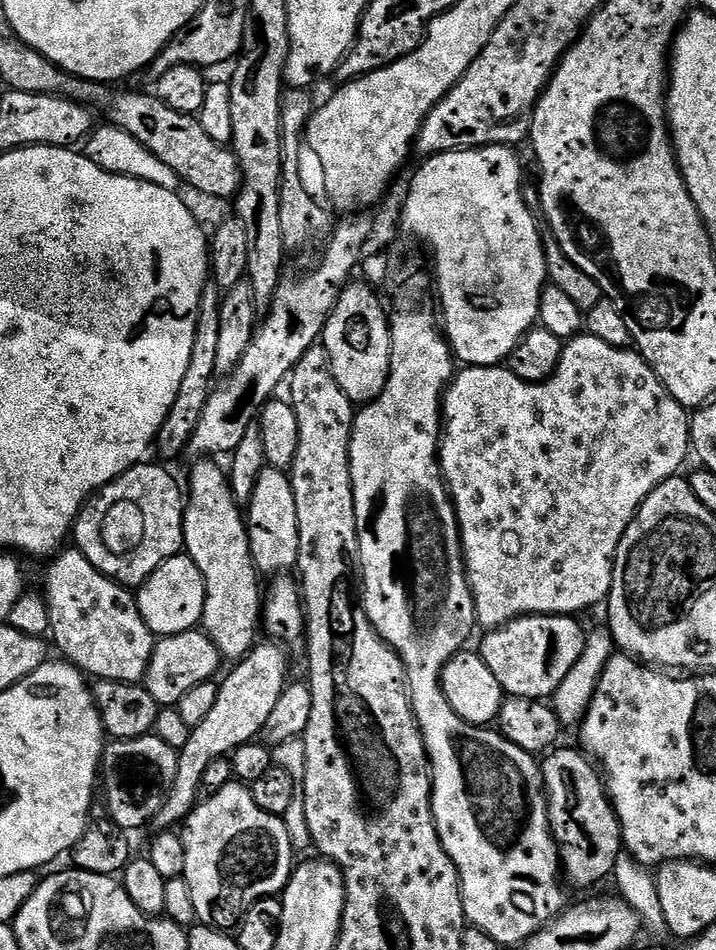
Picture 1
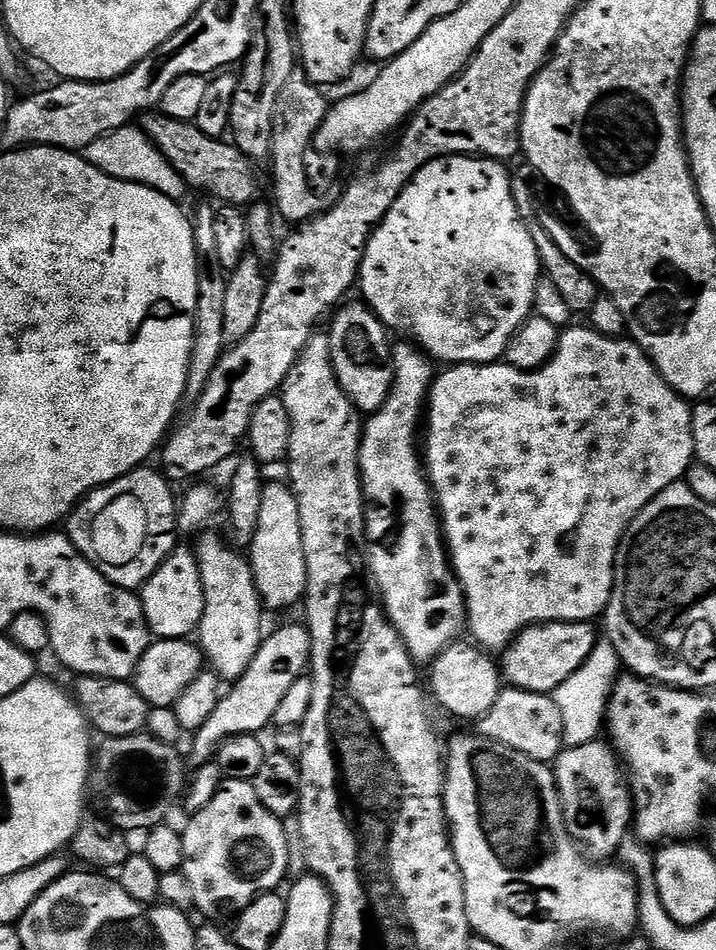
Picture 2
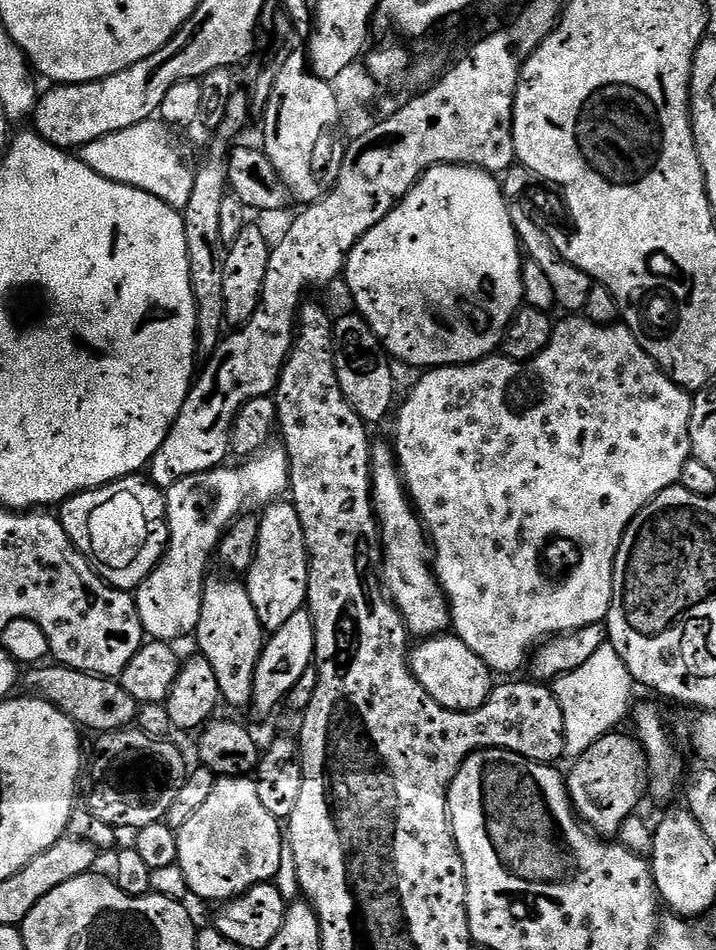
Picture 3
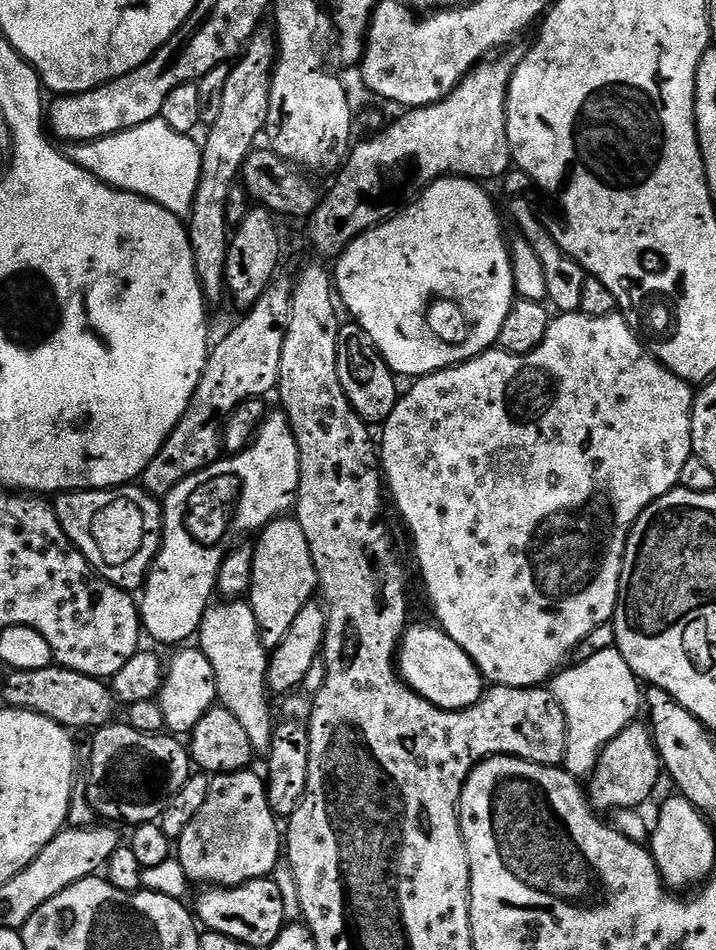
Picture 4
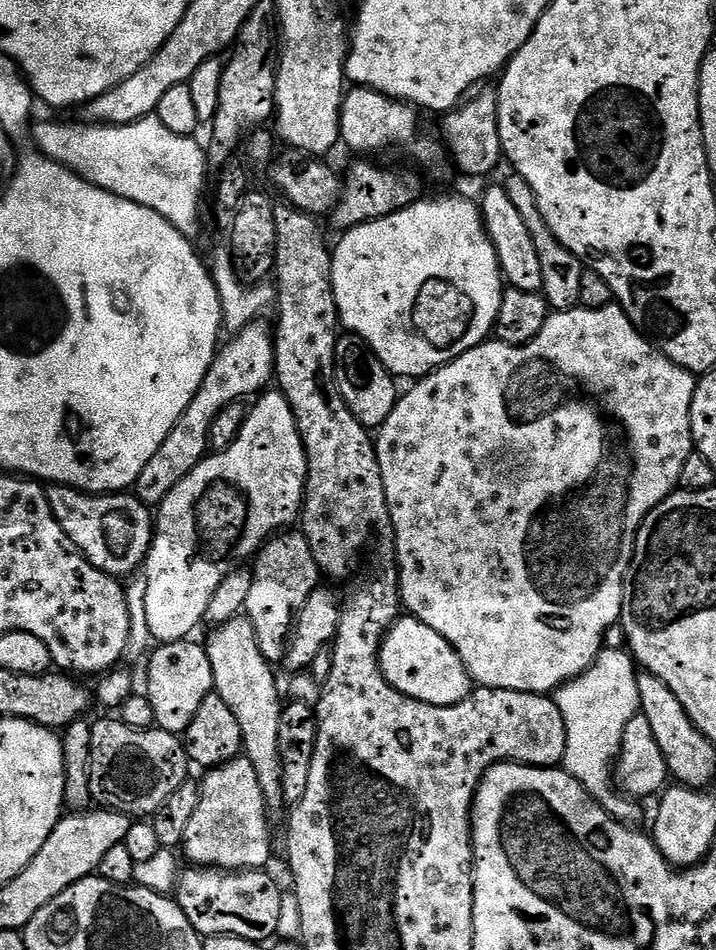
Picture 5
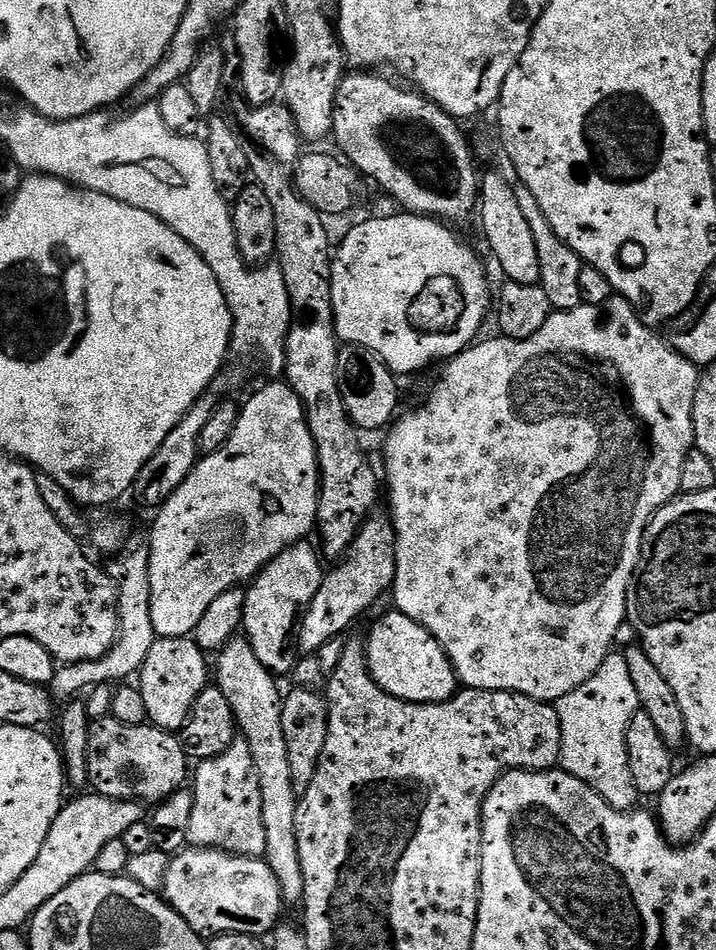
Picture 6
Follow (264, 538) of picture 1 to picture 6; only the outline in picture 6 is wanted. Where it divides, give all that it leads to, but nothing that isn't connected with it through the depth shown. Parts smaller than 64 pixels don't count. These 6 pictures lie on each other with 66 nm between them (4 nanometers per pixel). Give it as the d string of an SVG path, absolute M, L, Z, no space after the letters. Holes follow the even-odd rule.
M301 542L282 550L282 554L278 554L278 558L268 563L247 585L244 593L243 635L250 642L254 654L258 654L258 662L280 678L296 664L297 653L288 652L288 647L291 644L293 647L302 614L310 606L314 594L318 594L318 586L322 586L326 575L326 568L320 565L321 553L313 544Z

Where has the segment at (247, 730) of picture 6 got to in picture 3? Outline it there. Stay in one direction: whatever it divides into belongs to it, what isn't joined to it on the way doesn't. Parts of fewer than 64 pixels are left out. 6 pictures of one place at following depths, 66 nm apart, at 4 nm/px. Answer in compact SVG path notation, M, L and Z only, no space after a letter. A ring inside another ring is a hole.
M212 574L204 581L202 610L194 641L200 647L197 648L199 655L210 662L218 678L221 701L225 705L233 704L236 708L247 709L252 703L252 683L266 643L266 633L258 622L258 610L254 610L254 602L250 602L247 583L240 581L239 584L236 581L239 579L224 576Z

